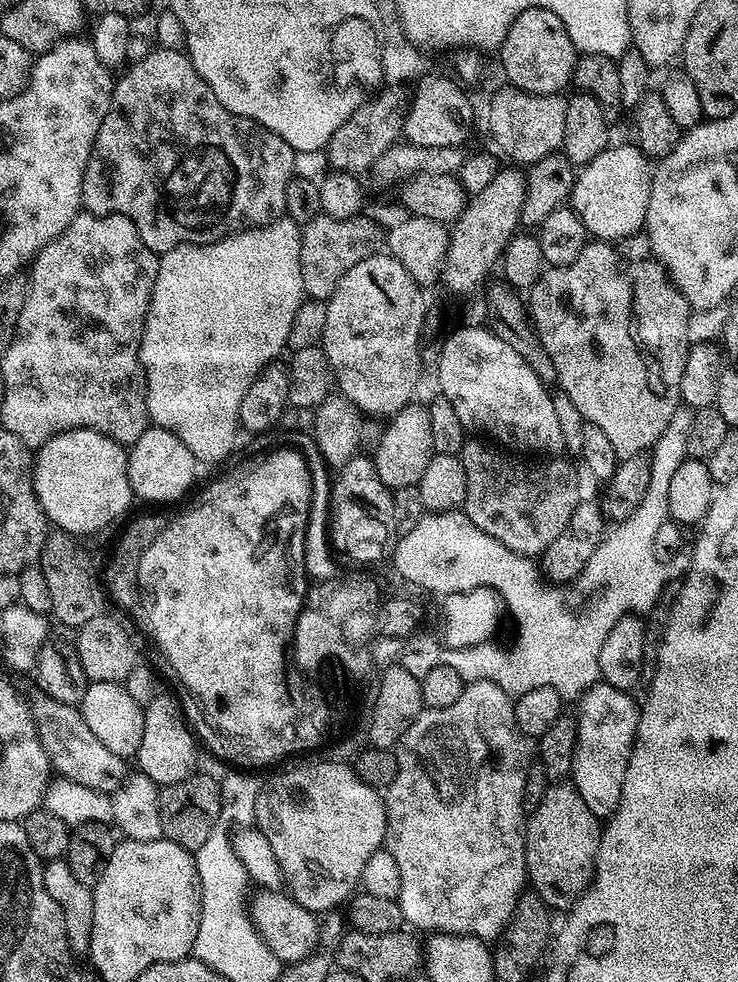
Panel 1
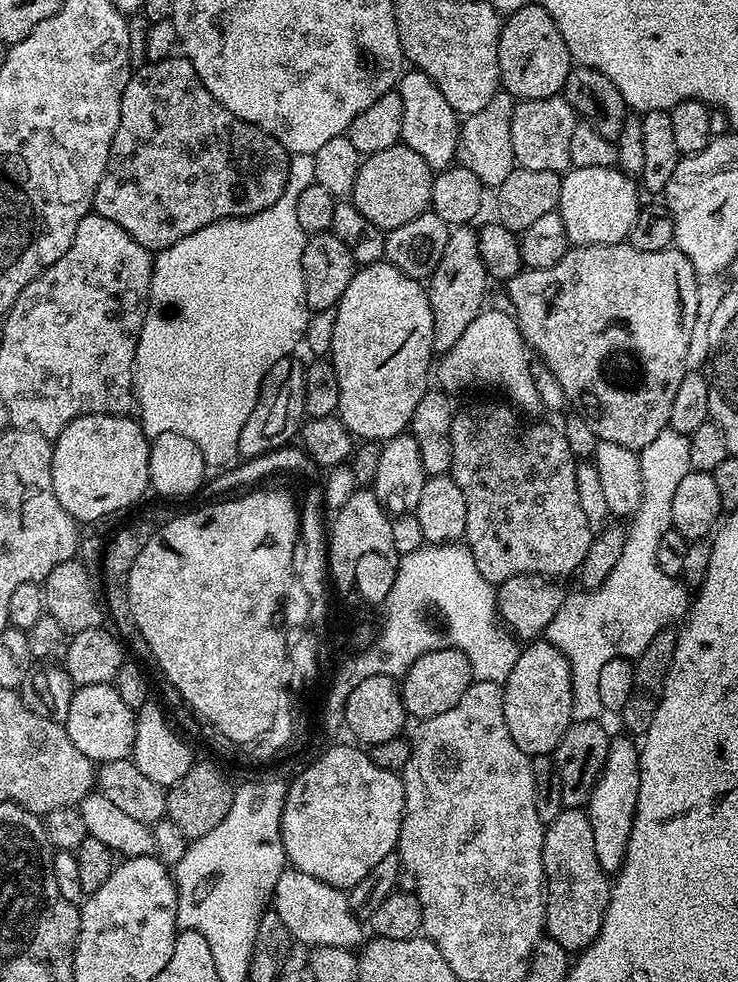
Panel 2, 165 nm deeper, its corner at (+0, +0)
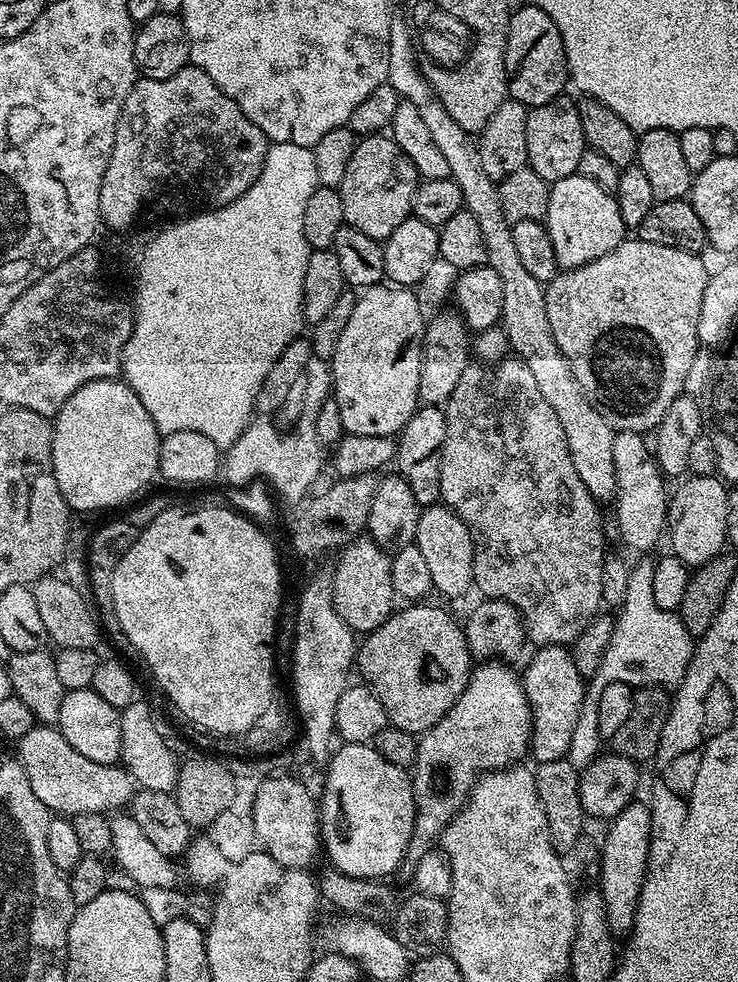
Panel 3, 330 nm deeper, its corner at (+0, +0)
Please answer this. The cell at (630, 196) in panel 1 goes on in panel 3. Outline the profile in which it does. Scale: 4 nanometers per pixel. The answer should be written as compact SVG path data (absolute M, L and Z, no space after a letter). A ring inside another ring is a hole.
M579 174L567 176L551 185L546 227L550 234L550 242L554 242L557 265L564 270L582 266L586 262L614 250L614 246L618 246L626 239L626 229L622 222L622 214L618 212L615 195L602 190L602 186L598 186L598 182Z

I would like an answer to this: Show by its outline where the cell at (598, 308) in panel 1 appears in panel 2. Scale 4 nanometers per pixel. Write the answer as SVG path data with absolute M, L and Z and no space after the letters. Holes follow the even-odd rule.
M621 242L618 244L586 244L583 246L569 247L568 252L558 262L549 268L529 268L522 270L514 279L507 281L508 296L516 307L514 319L520 326L520 333L524 336L525 345L530 346L533 353L536 352L544 359L543 364L558 378L564 390L565 397L572 400L588 415L596 440L606 442L618 442L618 446L642 449L650 446L662 430L669 427L668 419L670 410L674 406L674 394L678 394L678 386L682 386L684 373L689 371L686 362L686 350L690 346L688 337L694 330L694 318L698 314L698 294L700 284L694 266L675 247L663 248L660 252L647 252L646 250L634 250L631 244Z

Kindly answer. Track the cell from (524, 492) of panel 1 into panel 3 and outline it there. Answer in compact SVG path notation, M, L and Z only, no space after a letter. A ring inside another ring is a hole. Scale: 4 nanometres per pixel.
M501 358L495 362L469 362L466 370L462 370L462 378L458 378L458 386L454 386L454 394L450 394L448 403L443 405L444 417L446 418L446 442L442 446L442 490L440 491L440 500L450 510L454 510L462 522L466 522L466 526L470 530L470 538L474 542L474 578L472 579L475 591L480 591L481 597L489 600L505 600L510 602L519 610L523 616L526 625L526 636L529 641L533 640L533 645L543 646L545 644L562 644L572 646L576 643L577 638L586 630L587 626L595 619L602 608L604 595L602 594L602 578L604 577L604 553L606 545L604 545L604 528L600 525L600 508L601 505L590 494L590 490L586 490L586 486L582 482L582 478L578 476L578 470L574 470L574 462L570 458L570 450L566 446L566 434L562 434L562 422L558 422L558 414L554 414L554 410L550 410L550 402L546 402L546 398L542 398L542 390L538 390L538 382L534 382L534 374L530 374L530 370L519 358Z

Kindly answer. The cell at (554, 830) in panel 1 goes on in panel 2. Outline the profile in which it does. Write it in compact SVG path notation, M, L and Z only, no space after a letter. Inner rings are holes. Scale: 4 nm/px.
M580 806L565 807L563 812L547 824L544 830L544 927L547 935L570 954L579 954L596 941L608 908L610 876L602 870L598 854L594 850L594 830L590 826L587 811Z

